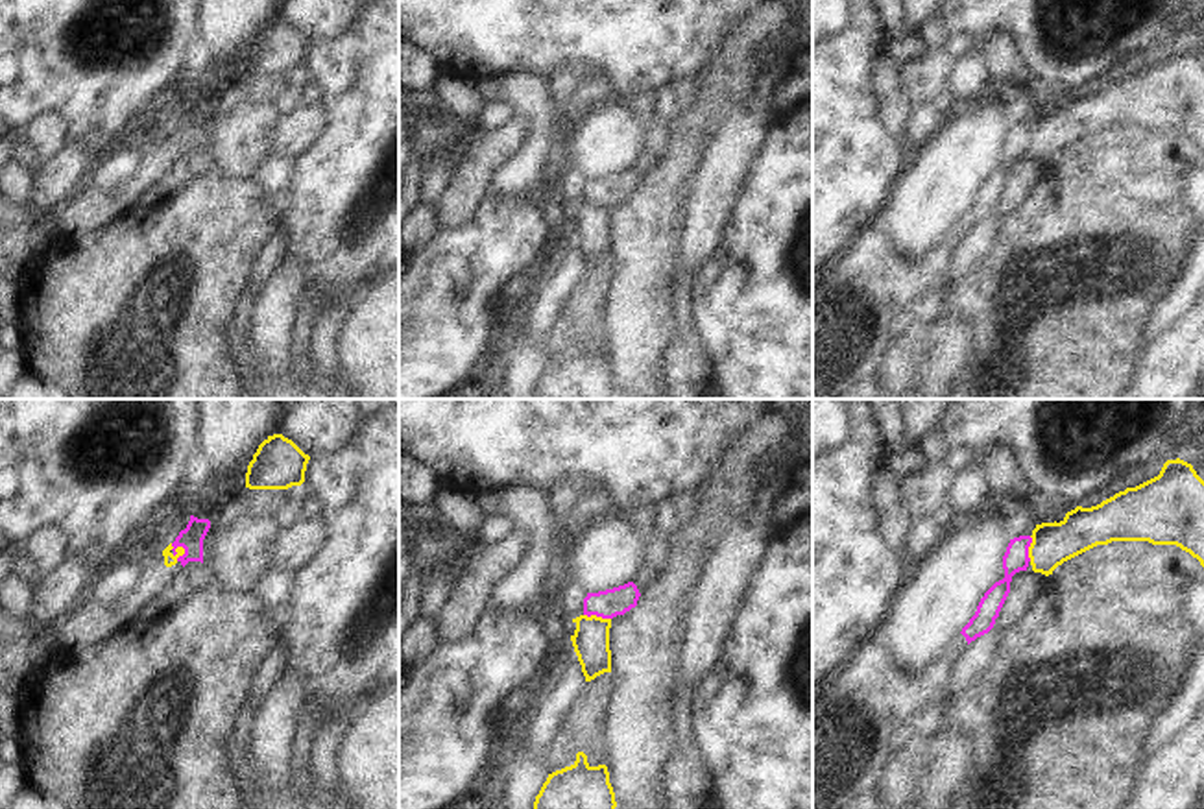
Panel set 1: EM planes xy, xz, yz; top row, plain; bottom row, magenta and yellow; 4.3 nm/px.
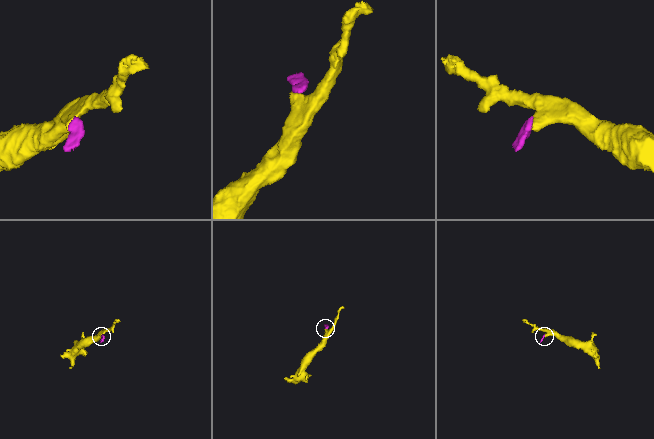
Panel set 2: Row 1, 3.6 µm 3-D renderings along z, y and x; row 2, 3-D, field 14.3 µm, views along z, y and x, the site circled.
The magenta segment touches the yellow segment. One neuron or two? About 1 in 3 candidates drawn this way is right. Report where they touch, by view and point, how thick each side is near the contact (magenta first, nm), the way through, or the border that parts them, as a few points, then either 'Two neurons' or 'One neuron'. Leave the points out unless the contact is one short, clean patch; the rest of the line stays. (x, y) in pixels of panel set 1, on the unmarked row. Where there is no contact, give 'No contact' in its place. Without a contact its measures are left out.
Touches magenta at xy (176, 139). Thickness 100 nm (magenta) against 50 nm. Boundary: xy (170, 130), (178, 146). Two neurons

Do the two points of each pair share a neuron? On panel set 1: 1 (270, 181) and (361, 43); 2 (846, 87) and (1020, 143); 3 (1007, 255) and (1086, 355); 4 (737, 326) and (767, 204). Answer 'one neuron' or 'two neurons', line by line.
1: two neurons
2: two neurons
3: one neuron
4: one neuron

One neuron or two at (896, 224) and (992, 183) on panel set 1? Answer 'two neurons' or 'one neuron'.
two neurons

